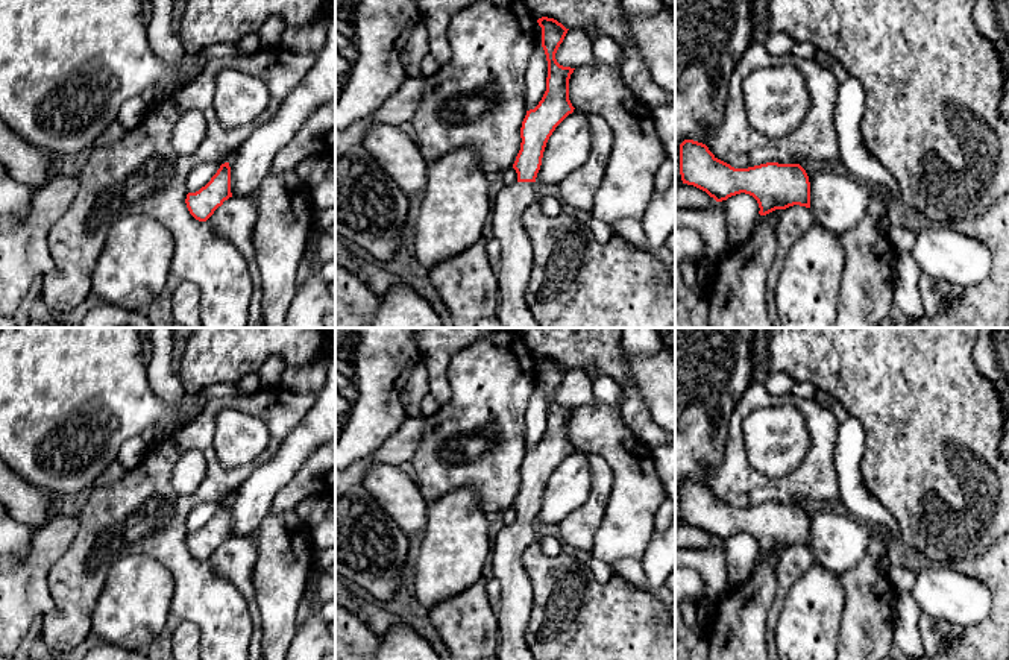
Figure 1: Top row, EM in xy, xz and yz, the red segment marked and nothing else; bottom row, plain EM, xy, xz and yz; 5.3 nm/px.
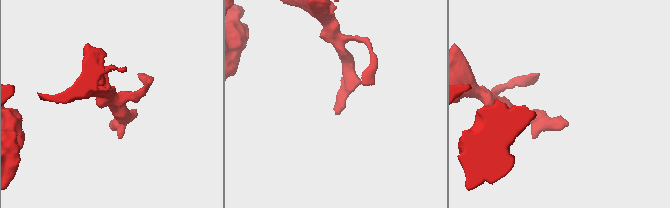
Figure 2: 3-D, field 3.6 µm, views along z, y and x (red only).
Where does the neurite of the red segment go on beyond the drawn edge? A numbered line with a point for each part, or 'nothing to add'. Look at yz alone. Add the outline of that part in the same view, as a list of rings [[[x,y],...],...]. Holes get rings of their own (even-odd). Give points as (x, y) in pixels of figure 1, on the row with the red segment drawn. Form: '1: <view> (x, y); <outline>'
nothing to add

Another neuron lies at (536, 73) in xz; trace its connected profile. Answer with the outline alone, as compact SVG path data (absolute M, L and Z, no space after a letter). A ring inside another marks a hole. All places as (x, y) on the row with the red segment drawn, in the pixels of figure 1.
M537 23L536 27L537 44L531 55L531 59L525 71L525 85L527 85L527 109L534 109L542 100L546 91L546 77L548 77L548 61L545 50L542 47L542 27Z

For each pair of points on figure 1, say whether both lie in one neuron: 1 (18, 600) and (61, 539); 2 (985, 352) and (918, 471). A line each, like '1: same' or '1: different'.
1: same
2: different

